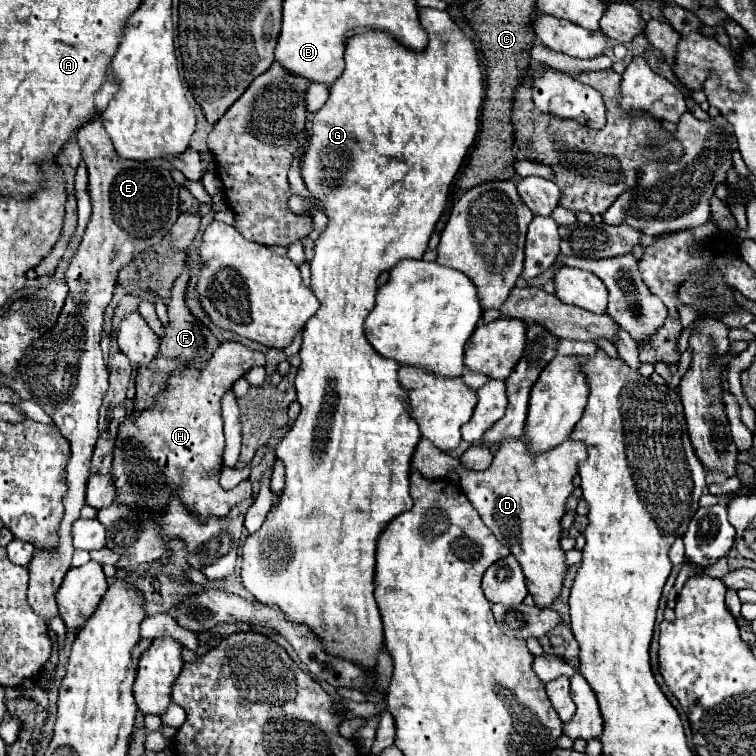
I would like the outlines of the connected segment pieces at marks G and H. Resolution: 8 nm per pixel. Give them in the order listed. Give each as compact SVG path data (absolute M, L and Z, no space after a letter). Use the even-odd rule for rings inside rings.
M420 9L420 23L424 31L428 33L430 41L426 49L422 51L410 51L404 45L400 45L392 35L382 33L382 31L368 31L368 33L358 33L348 39L346 43L346 53L344 53L344 73L338 77L338 81L330 87L330 97L324 103L324 107L314 115L312 119L312 129L308 137L308 147L304 149L302 157L302 177L306 183L306 189L310 197L306 199L312 203L316 209L320 209L328 217L328 225L320 233L320 237L314 241L314 259L310 261L310 289L316 293L320 299L320 309L310 317L310 321L304 327L304 343L300 349L300 359L302 367L298 369L296 375L296 393L298 393L298 403L302 407L298 419L294 421L292 429L286 433L286 437L280 441L276 447L276 455L284 461L286 465L286 485L280 495L280 501L276 507L268 513L264 525L260 531L250 535L244 543L242 549L242 583L244 587L260 601L268 605L276 605L280 611L286 613L290 621L296 623L306 623L314 633L318 633L324 643L326 651L332 655L340 655L344 659L350 659L354 663L360 663L362 667L372 667L380 649L380 643L384 643L382 635L382 619L378 605L374 601L374 555L376 555L376 539L380 531L386 527L388 521L392 521L396 515L408 511L412 507L412 497L410 497L410 463L414 449L420 441L420 431L416 421L410 415L410 403L408 403L408 391L402 387L398 379L398 369L400 363L394 359L386 359L374 351L374 347L368 343L364 335L364 321L368 313L374 309L374 295L376 295L376 279L382 271L388 271L398 259L422 259L422 253L428 249L430 235L436 227L436 221L440 219L450 185L468 153L472 143L476 141L478 135L478 125L480 125L480 109L484 101L484 75L482 75L482 61L480 53L476 49L476 43L452 21L452 17L446 11L440 9Z
M224 341L204 367L194 367L190 363L176 367L148 409L138 415L128 411L118 427L114 445L112 481L116 487L116 501L158 515L166 511L172 497L178 497L190 515L208 521L228 515L230 507L252 497L248 479L229 491L218 483L224 453L220 403L234 381L244 377L252 367L264 363L266 357L262 351L252 351L238 341Z

